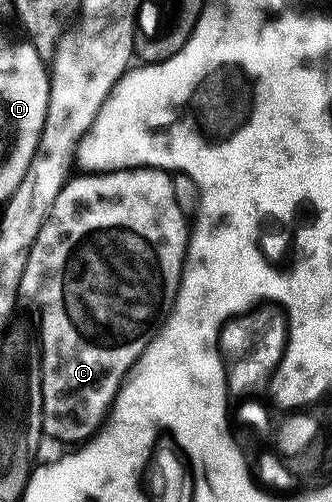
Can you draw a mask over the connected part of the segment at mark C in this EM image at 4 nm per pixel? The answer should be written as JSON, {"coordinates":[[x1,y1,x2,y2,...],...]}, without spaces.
{"coordinates":[[130,167,128,169,117,169,113,173,85,173,84,175,70,176,69,180,65,182,64,187,59,191,59,195,55,195,55,203,51,203,51,211,47,215,47,219,43,219,43,227,39,227,39,235,35,235,35,243,31,243,31,255,27,255,27,267,23,267,21,293,25,295,27,295,27,293,33,293,34,299,41,304,41,321,39,320,39,336,41,339,41,431,46,438,54,437,57,441,84,443,101,428,101,424,105,421,106,417,109,416,109,408,113,406,115,395,125,384,125,377,129,374,129,368,137,362,139,355,143,355,147,343,151,343,153,333,149,331,141,333,141,328,143,328,148,321,155,320,154,322,156,322,162,315,168,314,169,310,173,308,173,300,177,297,179,283,181,282,181,272,185,266,185,252,189,246,189,231,191,225,187,220,187,215,181,210,179,203,175,201,175,187,173,186,172,176,163,169,140,168,141,169]]}

